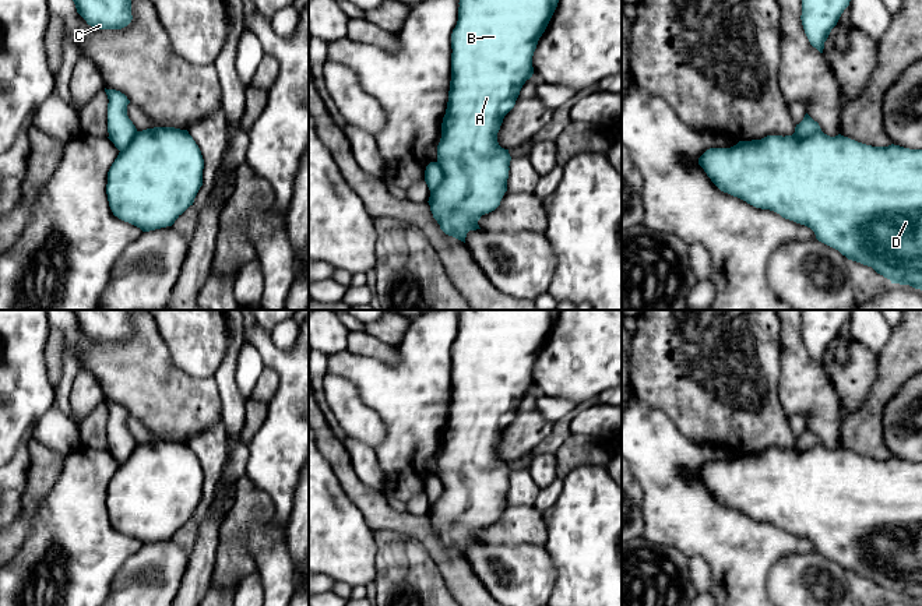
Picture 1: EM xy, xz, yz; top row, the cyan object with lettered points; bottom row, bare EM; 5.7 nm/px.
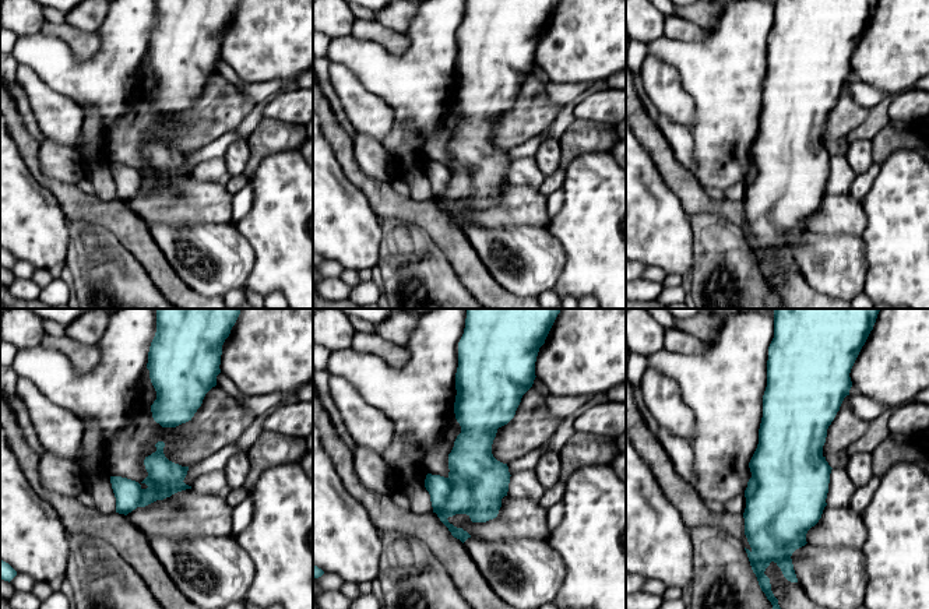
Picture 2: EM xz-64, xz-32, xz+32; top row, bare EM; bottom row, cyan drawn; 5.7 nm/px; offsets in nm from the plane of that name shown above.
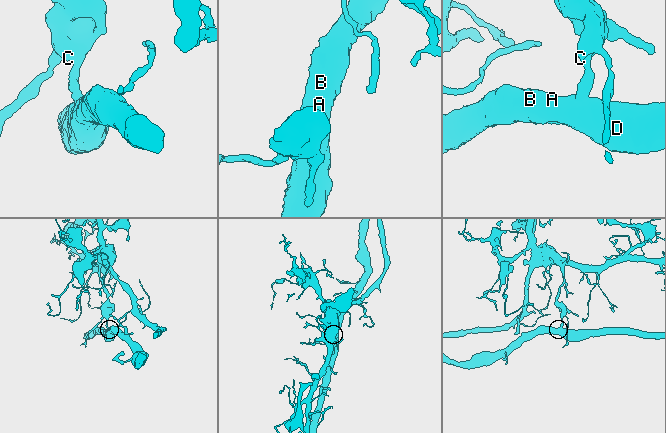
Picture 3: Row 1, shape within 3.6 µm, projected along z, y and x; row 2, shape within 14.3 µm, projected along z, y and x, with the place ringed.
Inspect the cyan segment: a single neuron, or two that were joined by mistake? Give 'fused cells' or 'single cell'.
fused cells

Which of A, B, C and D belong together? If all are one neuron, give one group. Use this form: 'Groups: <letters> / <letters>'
Groups: A B D / C

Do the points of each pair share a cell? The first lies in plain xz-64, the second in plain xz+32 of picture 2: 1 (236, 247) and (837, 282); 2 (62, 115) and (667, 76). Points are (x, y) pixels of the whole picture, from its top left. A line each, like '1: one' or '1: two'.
1: one
2: one

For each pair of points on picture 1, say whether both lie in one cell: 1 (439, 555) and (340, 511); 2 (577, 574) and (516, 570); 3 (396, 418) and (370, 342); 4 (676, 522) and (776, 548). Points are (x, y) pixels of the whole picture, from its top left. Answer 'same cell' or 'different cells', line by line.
1: different cells
2: different cells
3: different cells
4: same cell

